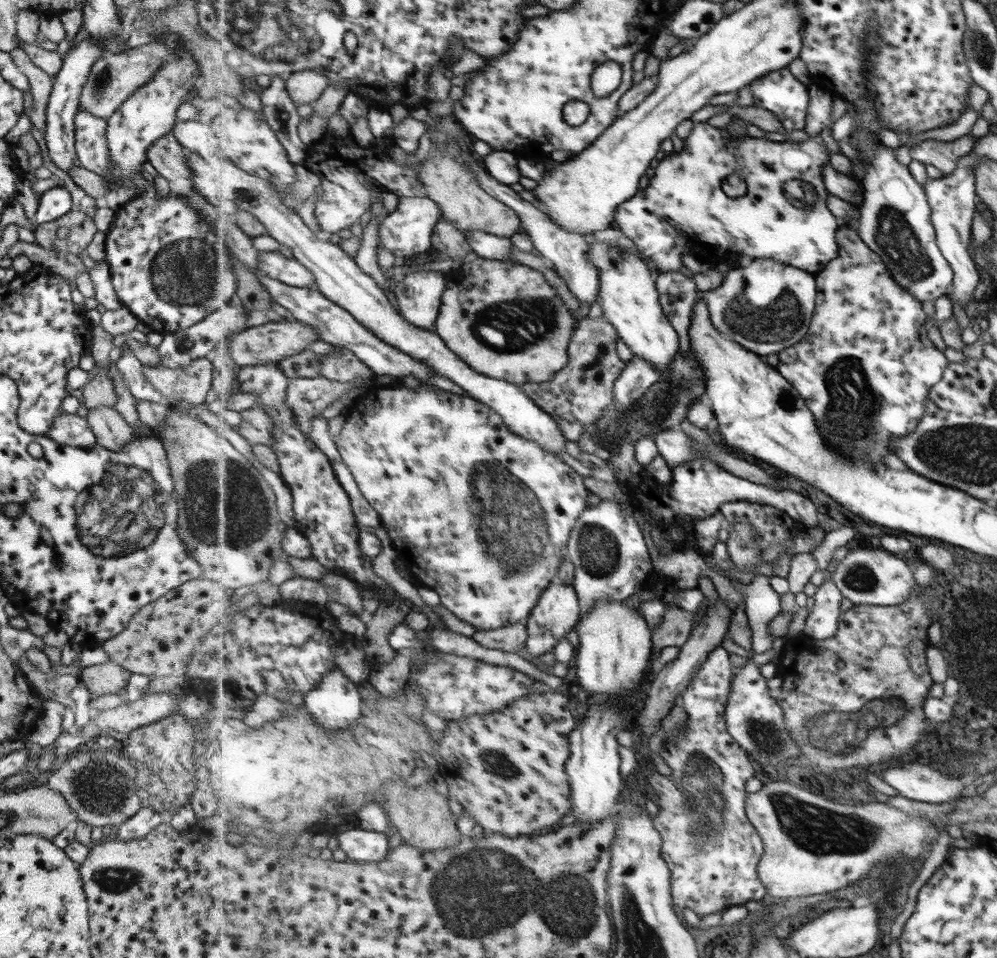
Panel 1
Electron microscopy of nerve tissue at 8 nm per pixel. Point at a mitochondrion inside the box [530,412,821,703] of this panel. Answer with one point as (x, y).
(597, 550)

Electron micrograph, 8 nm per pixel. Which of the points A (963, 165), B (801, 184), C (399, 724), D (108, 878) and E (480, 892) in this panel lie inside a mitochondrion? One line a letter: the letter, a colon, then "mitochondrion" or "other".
A: other
B: mitochondrion
C: mitochondrion
D: mitochondrion
E: mitochondrion

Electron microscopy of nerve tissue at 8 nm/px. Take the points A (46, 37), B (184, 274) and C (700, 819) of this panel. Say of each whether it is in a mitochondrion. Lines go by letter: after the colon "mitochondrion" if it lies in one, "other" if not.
A: other
B: mitochondrion
C: mitochondrion

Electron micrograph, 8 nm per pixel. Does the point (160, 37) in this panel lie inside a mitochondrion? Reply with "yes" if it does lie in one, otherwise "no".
no

